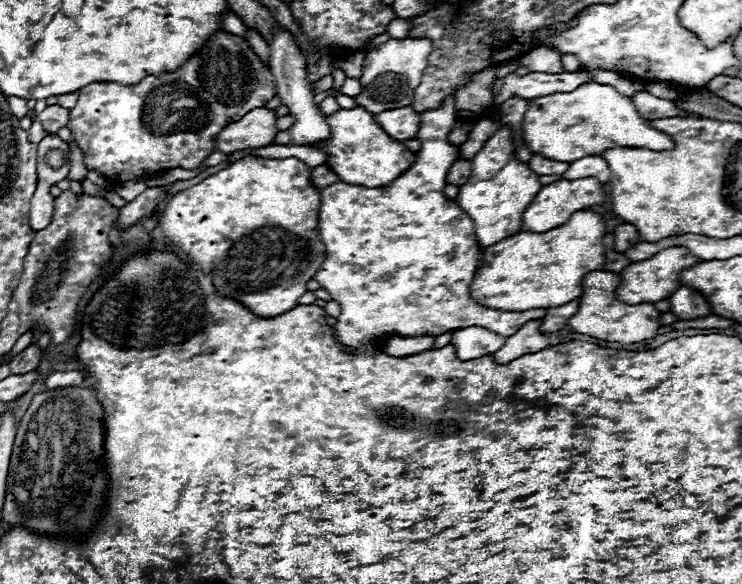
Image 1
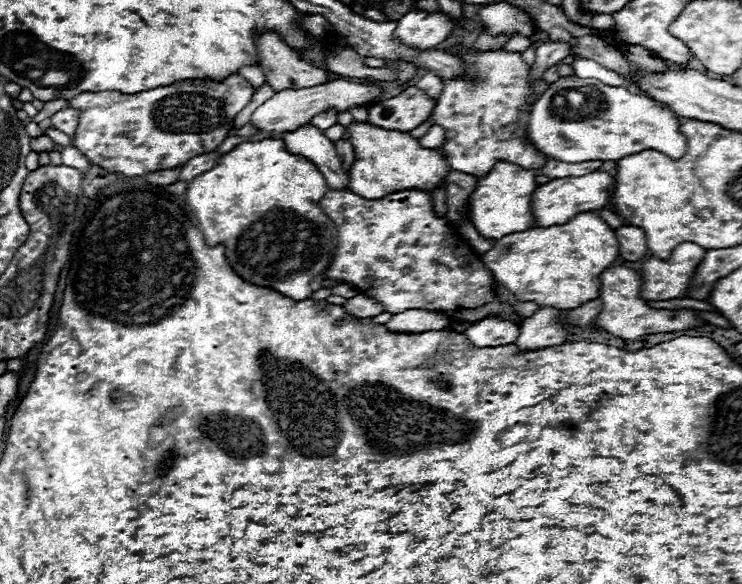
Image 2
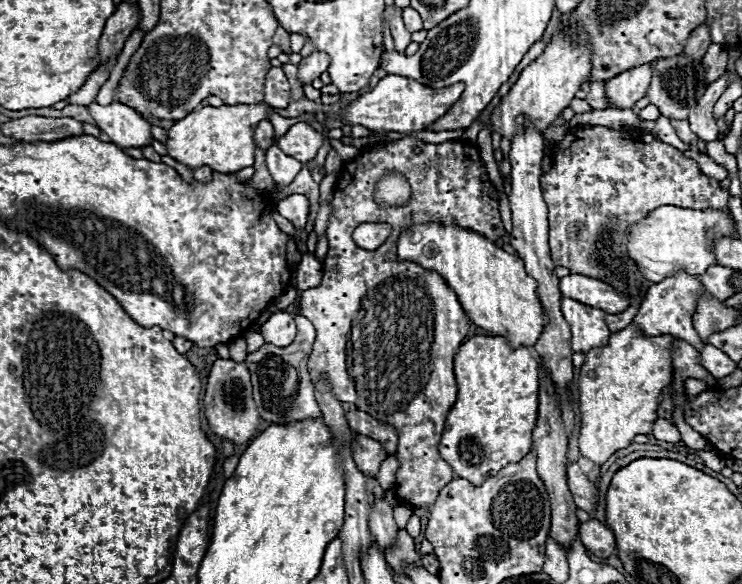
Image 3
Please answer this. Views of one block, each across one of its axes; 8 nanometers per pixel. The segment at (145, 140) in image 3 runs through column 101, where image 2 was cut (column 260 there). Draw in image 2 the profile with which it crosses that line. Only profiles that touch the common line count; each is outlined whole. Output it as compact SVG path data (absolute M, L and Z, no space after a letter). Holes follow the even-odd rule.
M342 78L314 86L314 88L304 88L304 90L282 90L282 92L276 92L272 98L268 98L262 106L258 106L252 112L252 124L264 134L268 134L270 138L276 138L282 132L296 130L308 124L320 112L336 110L338 114L342 114L354 106L370 106L380 94L382 94L382 88L376 82L356 84L356 82L348 82Z

